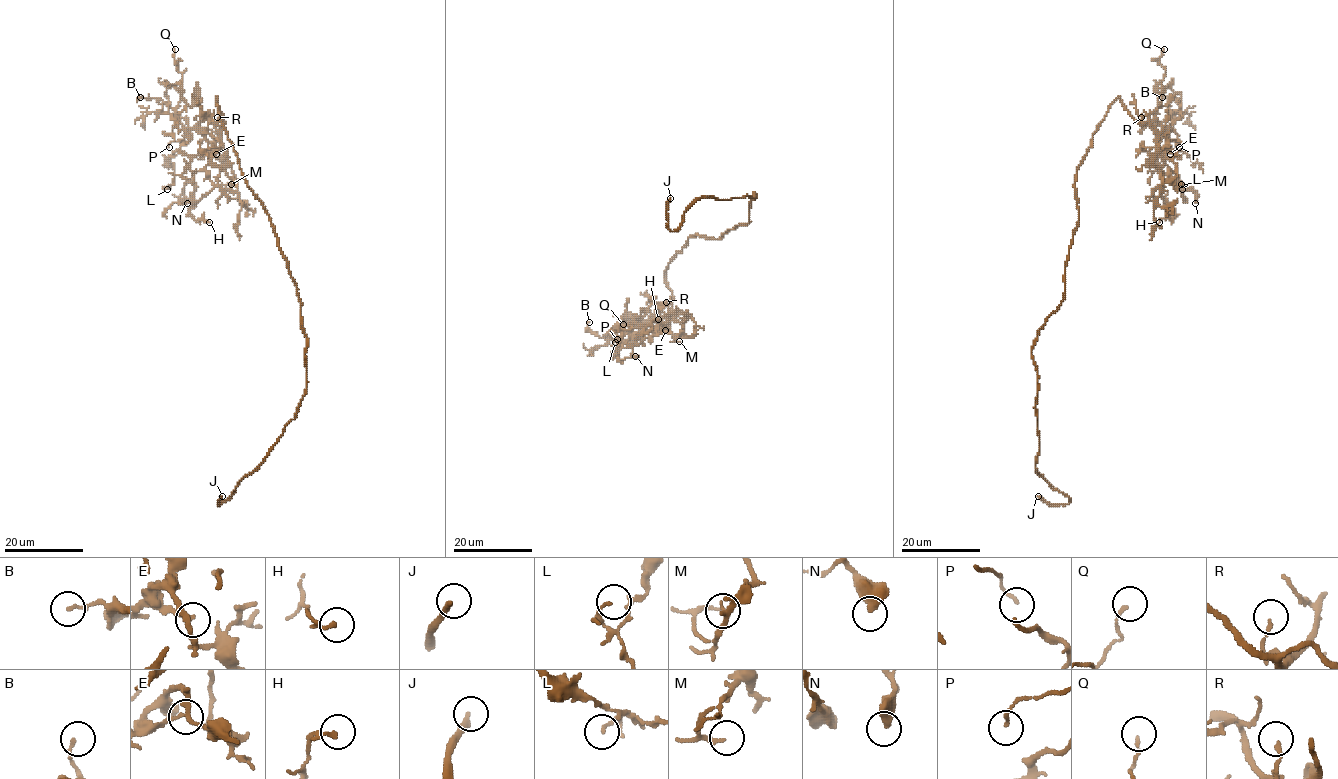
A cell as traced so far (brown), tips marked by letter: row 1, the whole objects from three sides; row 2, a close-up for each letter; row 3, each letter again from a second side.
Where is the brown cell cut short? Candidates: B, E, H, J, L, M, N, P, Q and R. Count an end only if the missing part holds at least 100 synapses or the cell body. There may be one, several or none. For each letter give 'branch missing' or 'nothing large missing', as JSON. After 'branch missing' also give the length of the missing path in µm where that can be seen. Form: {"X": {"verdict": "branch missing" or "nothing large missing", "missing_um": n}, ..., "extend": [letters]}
{"B": {"verdict": "nothing large missing"}, "E": {"verdict": "nothing large missing"}, "H": {"verdict": "nothing large missing"}, "J": {"verdict": "branch missing", "missing_um": 20}, "L": {"verdict": "nothing large missing"}, "M": {"verdict": "nothing large missing"}, "N": {"verdict": "nothing large missing"}, "P": {"verdict": "nothing large missing"}, "Q": {"verdict": "nothing large missing"}, "R": {"verdict": "nothing large missing"}, "extend": ["J"]}

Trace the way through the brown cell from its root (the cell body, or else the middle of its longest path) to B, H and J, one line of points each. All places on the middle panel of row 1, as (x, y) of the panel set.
B: (725, 234), (687, 240), (665, 274), (672, 300), (631, 342), (599, 337), (589, 322)
H: (725, 234), (692, 236), (670, 259), (665, 281), (675, 316), (637, 335), (658, 319)
J: (725, 234), (749, 221), (754, 192), (755, 198), (703, 196), (673, 231), (668, 226), (670, 198)

